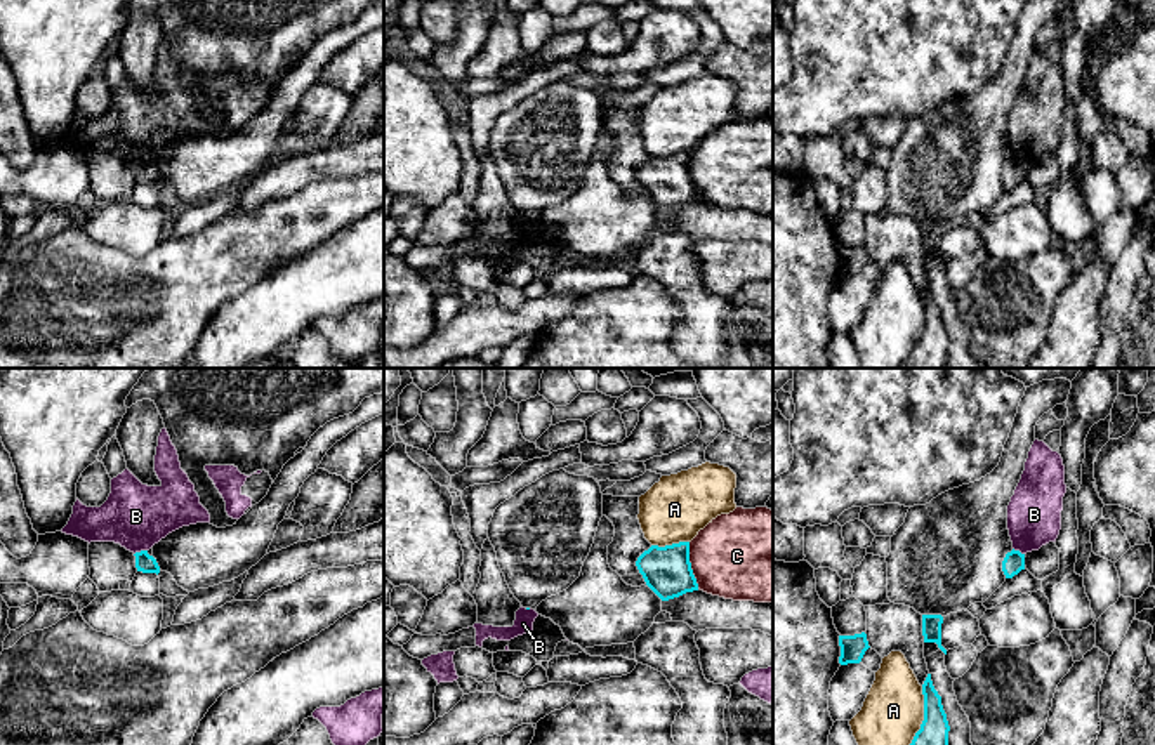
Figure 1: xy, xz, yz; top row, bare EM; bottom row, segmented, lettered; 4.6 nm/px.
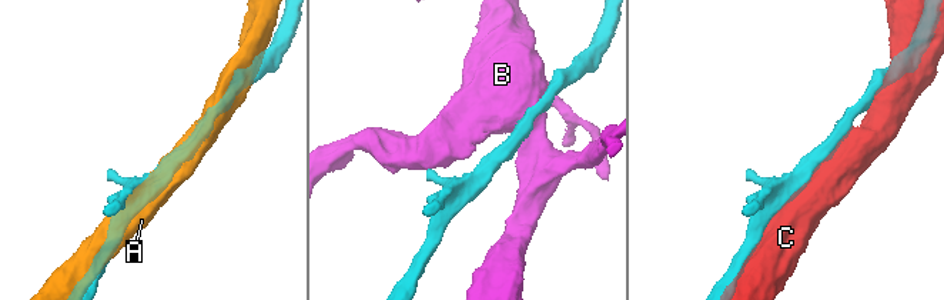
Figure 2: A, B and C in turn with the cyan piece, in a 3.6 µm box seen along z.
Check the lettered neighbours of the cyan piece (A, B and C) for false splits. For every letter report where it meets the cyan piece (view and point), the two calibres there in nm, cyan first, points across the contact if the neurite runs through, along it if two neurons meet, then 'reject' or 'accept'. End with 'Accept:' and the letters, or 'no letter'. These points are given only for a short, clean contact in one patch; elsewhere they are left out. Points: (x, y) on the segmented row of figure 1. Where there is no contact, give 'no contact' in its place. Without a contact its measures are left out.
A: meets cyan in yz at (924, 716); 130 nm thick on the cyan side, 280 nm on the other; reject
B: meets cyan in xy at (141, 551); 90 nm thick on the cyan side, 300 nm on the other; border along xy (146, 549), (134, 554); reject
C: meets cyan in xz at (690, 565); 220 nm thick on the cyan side, 420 nm on the other; reject
Accept: no letter

